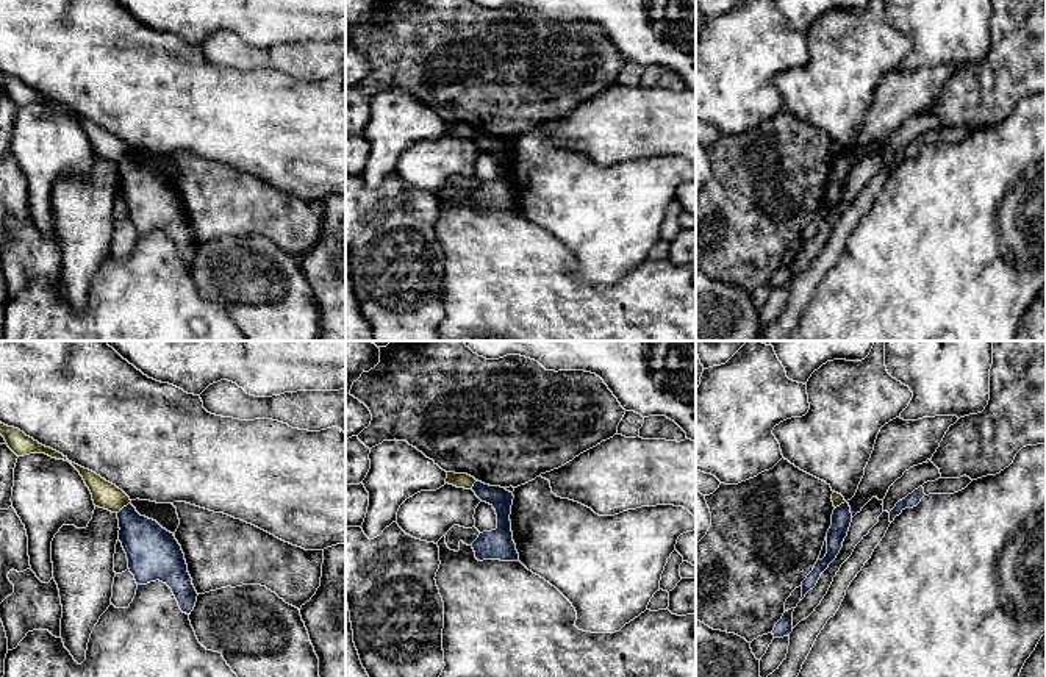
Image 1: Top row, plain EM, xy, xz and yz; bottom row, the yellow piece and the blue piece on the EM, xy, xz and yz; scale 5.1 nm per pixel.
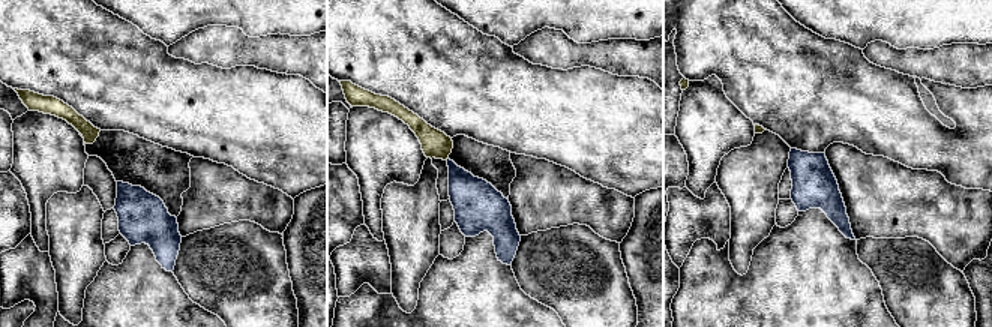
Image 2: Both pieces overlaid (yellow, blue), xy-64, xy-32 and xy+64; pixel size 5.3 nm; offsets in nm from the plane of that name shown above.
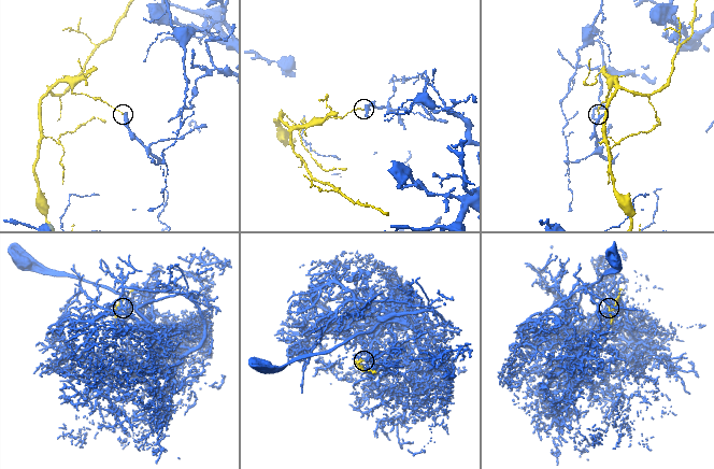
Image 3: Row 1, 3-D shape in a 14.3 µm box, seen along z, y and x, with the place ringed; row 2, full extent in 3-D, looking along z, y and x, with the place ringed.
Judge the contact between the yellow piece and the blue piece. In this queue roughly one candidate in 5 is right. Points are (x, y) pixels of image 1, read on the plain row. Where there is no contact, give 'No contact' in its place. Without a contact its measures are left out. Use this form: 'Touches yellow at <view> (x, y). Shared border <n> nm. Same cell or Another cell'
Touches yellow at xy (122, 157). Shared border 90 nm. Another cell

